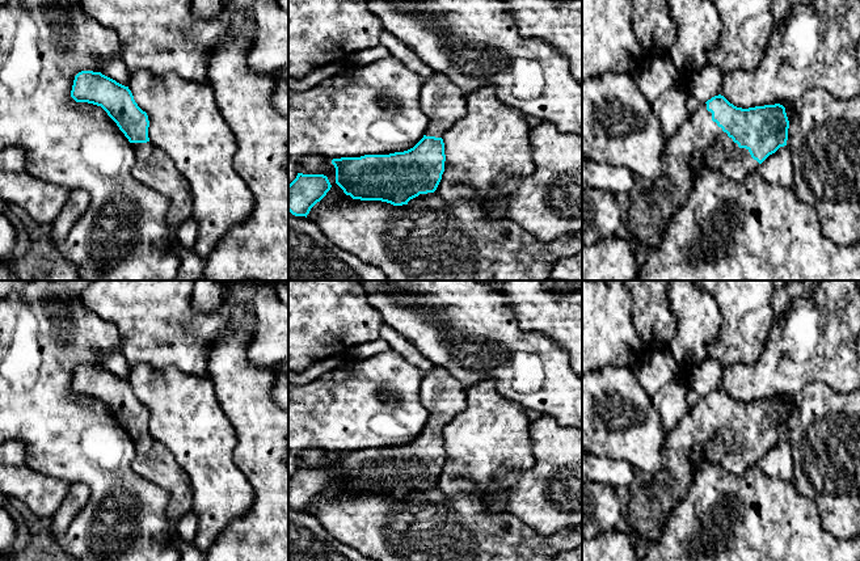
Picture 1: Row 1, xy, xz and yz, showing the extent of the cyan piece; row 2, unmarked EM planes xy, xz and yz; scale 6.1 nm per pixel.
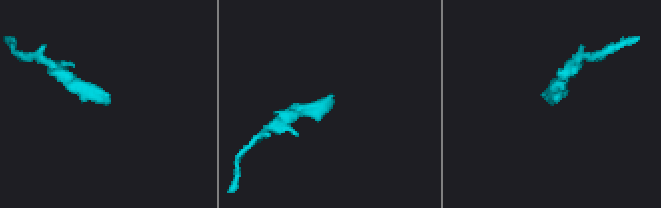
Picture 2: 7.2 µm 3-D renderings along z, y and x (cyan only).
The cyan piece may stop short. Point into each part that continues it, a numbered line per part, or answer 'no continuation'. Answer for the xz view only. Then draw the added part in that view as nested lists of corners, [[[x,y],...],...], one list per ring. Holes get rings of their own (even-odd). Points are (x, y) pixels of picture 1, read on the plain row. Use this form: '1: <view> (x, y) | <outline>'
1: xz (443, 396) | [[[442,366],[423,375],[420,396],[429,413],[426,430],[443,431],[467,405],[467,387]]]

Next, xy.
1: xy (152, 460) | [[[131,436],[131,439],[135,446],[132,469],[170,494],[166,515],[173,544],[181,554],[180,561],[205,561],[206,553],[193,543],[184,541],[177,532],[178,519],[193,506],[187,474],[172,452],[153,436]]]

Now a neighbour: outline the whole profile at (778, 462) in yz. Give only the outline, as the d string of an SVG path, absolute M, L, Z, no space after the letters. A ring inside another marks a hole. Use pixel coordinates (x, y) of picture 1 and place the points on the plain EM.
M787 439L770 448L759 460L759 467L772 478L793 482L793 456Z

